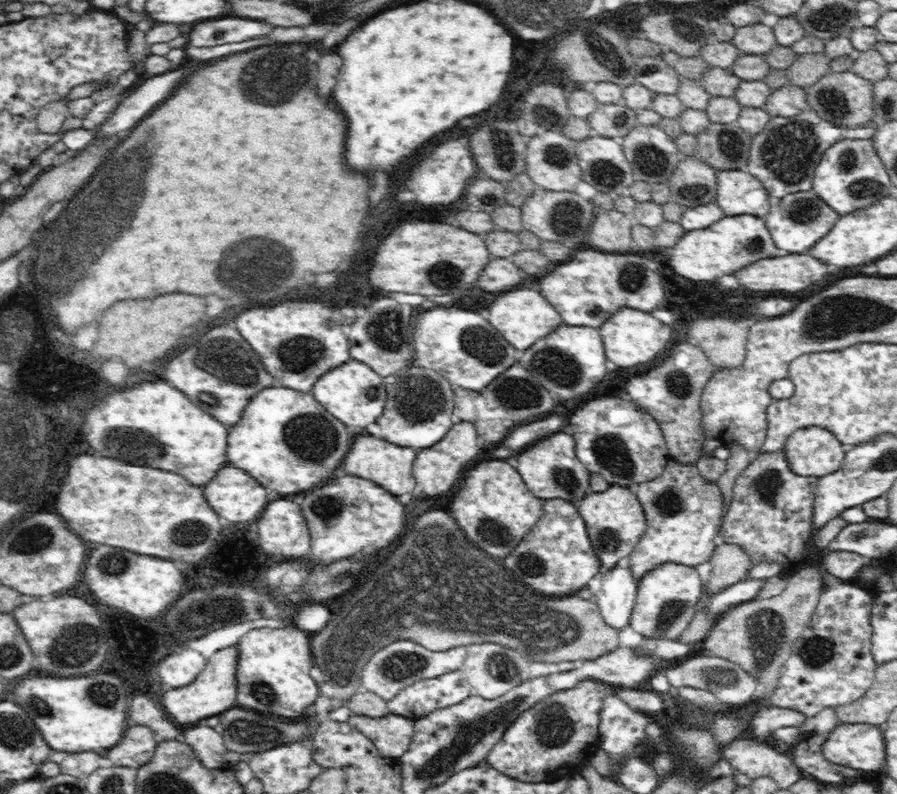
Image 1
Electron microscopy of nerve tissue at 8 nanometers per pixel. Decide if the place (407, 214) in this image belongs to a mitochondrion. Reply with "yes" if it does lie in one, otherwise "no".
no

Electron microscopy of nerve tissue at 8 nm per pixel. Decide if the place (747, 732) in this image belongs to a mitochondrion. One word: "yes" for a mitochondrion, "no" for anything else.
no

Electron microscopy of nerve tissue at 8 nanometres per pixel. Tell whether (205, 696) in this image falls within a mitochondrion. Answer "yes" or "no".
no

